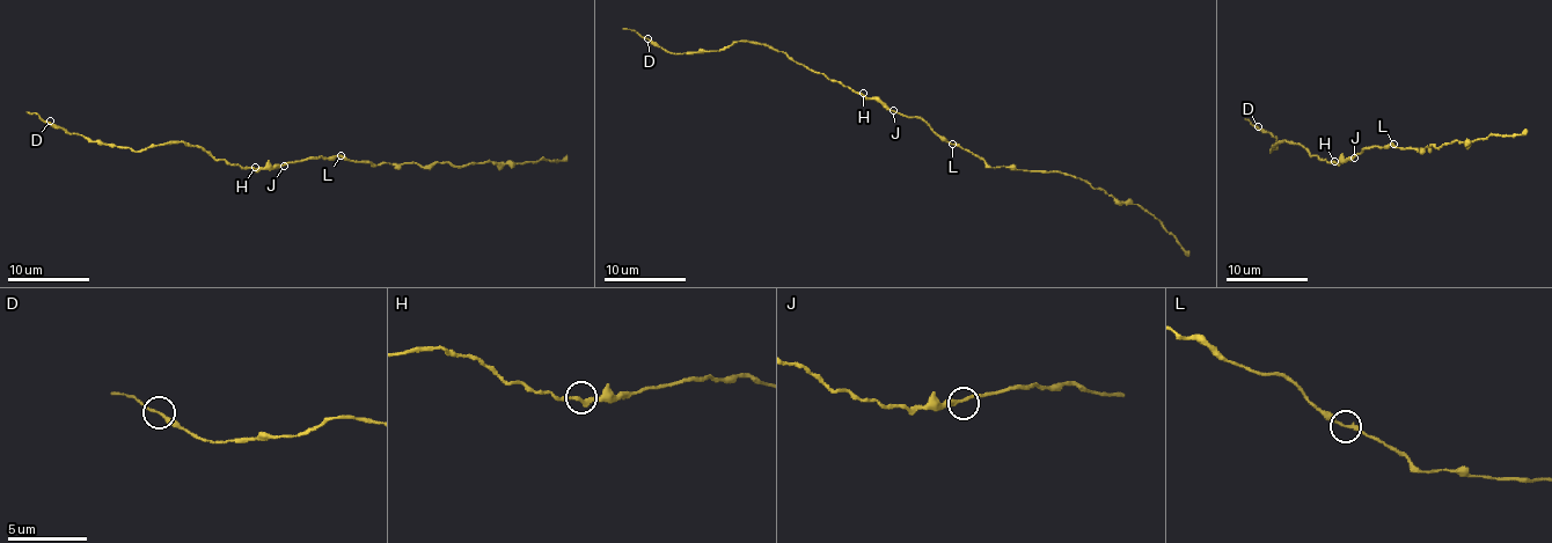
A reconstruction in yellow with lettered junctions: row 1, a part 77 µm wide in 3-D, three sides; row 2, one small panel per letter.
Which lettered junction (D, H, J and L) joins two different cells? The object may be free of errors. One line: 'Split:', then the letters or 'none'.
Split: none

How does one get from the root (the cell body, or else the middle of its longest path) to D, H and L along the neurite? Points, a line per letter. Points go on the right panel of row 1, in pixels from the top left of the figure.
D: (1362, 151), (1329, 162), (1312, 156), (1297, 142), (1280, 141), (1269, 152), (1276, 146), (1275, 137), (1258, 126)
H: (1362, 151), (1334, 161)
L: (1362, 151), (1392, 144)

